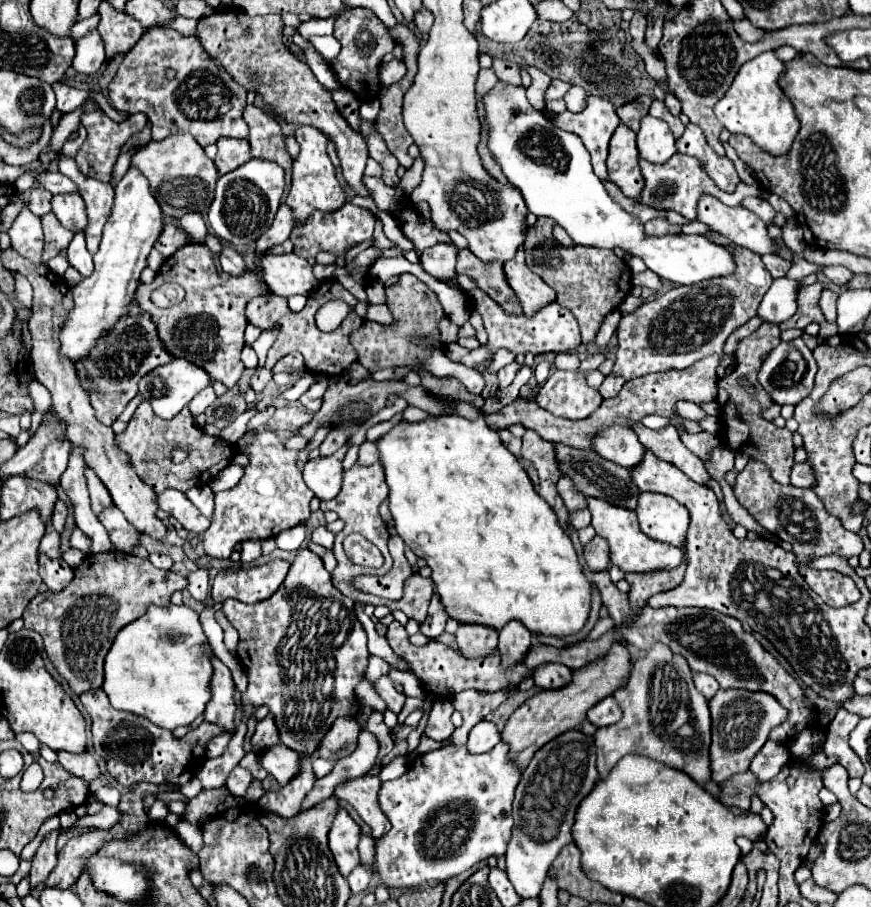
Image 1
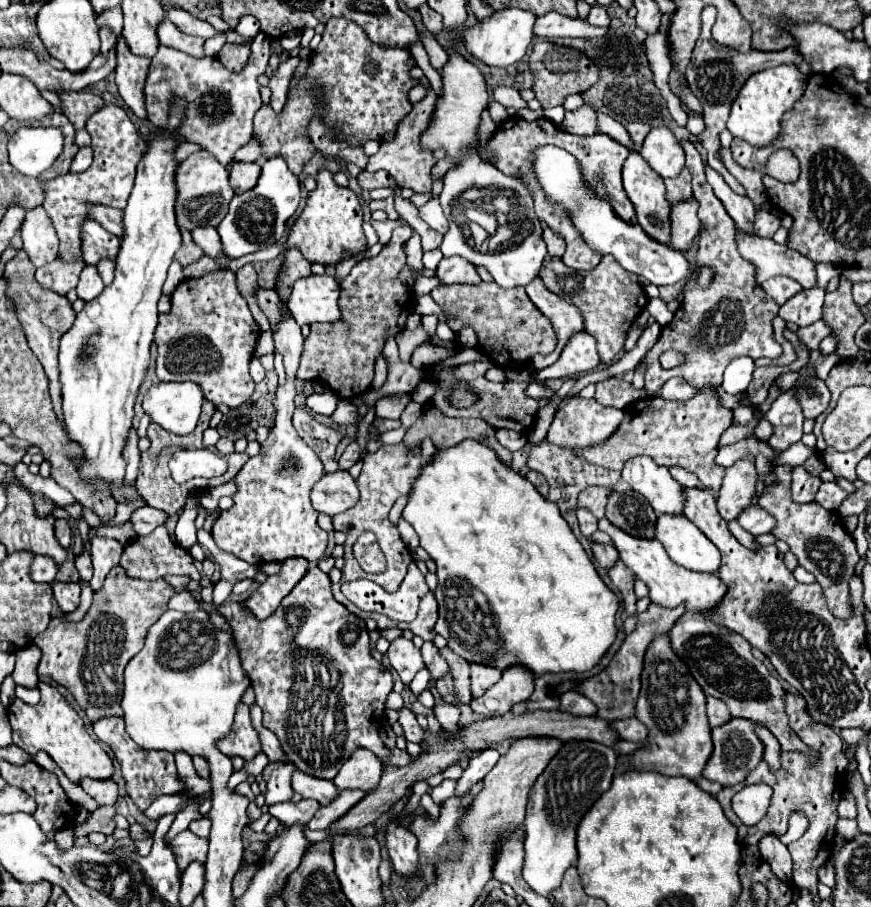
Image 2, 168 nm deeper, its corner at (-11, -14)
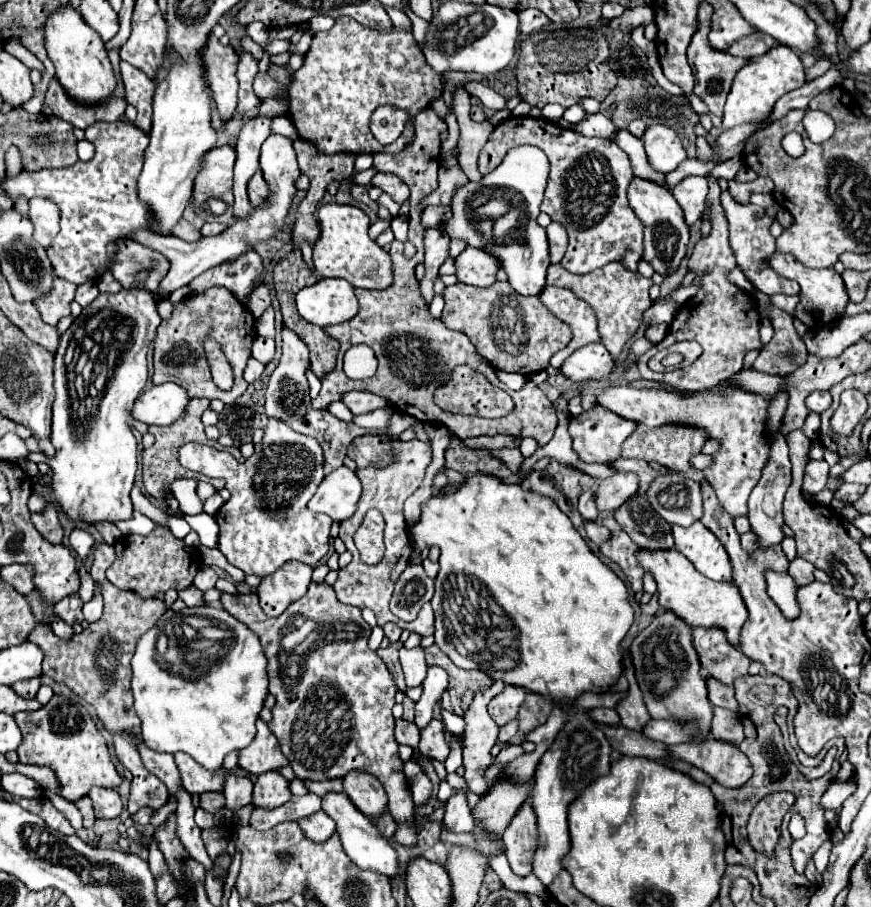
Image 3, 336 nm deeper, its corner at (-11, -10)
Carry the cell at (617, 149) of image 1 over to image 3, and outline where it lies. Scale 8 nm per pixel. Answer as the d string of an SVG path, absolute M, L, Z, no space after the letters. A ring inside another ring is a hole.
M633 177L627 187L627 199L629 199L631 209L635 211L635 215L641 219L641 223L645 227L643 229L643 233L645 233L643 257L649 259L653 263L653 267L657 267L657 273L661 273L661 275L675 271L687 251L689 227L683 219L681 207L675 203L675 197L671 195L671 191L665 185L659 185L655 181Z

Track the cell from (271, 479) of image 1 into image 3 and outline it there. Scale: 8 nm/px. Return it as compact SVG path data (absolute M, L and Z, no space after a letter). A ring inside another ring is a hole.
M271 417L263 441L245 463L235 463L227 451L201 443L179 447L179 463L187 471L225 479L231 499L217 511L219 545L227 561L247 575L269 575L285 561L301 561L315 567L329 551L329 515L311 513L307 501L323 481L323 451L317 439L301 435L289 423Z

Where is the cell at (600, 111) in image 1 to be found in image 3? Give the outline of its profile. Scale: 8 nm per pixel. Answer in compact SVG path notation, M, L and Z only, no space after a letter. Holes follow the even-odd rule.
M509 117L493 129L489 141L479 153L481 175L493 171L493 167L497 167L503 161L505 153L515 145L539 145L539 149L549 157L551 173L545 189L545 199L541 203L541 211L551 215L553 221L563 223L569 231L569 249L561 265L571 273L591 273L607 265L609 261L621 261L625 263L625 267L637 271L637 259L641 259L643 255L643 225L627 203L627 183L629 175L633 175L627 153L621 151L611 139L589 139L545 117Z

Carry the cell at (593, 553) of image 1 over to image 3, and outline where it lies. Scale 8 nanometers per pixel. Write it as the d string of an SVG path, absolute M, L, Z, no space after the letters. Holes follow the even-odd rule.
M585 521L585 531L587 531L587 537L589 537L595 545L599 545L599 547L611 539L609 529L603 527L601 523L589 523L589 521Z

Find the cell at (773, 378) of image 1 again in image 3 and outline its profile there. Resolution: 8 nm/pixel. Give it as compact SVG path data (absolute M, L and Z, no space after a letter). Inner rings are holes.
M813 391L813 393L807 395L805 405L807 405L809 411L823 413L831 405L831 395L829 395L829 391Z

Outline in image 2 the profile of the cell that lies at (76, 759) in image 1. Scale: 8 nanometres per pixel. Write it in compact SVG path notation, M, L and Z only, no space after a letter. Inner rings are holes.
M83 779L81 787L99 803L99 805L115 805L117 803L117 783L113 779L95 781Z

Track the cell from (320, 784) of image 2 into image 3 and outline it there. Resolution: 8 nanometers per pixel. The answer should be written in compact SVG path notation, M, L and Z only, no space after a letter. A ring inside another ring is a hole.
M335 791L325 793L323 807L325 807L325 813L337 821L337 833L339 833L339 839L343 843L343 849L359 869L377 871L377 873L383 873L387 877L397 875L399 869L397 869L395 849L389 845L387 839L383 839L379 835L379 831L373 827L373 823L365 815L361 815L361 811L357 811L357 807L353 807L353 803L349 803L349 797L345 793L335 793Z

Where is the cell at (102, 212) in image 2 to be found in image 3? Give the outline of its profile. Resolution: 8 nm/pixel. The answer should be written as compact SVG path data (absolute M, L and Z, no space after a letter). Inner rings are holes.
M269 135L261 147L261 157L259 157L259 165L261 165L261 171L263 171L263 177L267 179L267 187L269 187L269 195L267 199L259 205L259 207L253 207L245 217L239 217L233 225L229 225L223 233L215 235L215 237L203 237L195 243L187 243L179 237L163 237L163 235L155 235L151 231L143 231L143 229L137 229L131 239L145 245L145 247L151 247L159 253L163 253L169 261L171 261L171 269L167 273L167 277L163 279L161 283L161 289L155 293L157 299L161 297L167 297L171 291L183 287L183 285L189 285L191 279L195 279L197 275L201 275L203 271L211 269L211 267L217 267L225 261L235 261L239 259L241 255L245 255L247 251L255 249L259 243L263 241L269 241L271 237L275 237L281 227L285 225L287 221L287 215L289 215L289 209L291 209L291 203L295 199L295 193L297 193L297 187L295 187L295 181L299 179L299 167L297 167L297 159L295 159L295 151L293 151L293 141L283 137L283 135Z

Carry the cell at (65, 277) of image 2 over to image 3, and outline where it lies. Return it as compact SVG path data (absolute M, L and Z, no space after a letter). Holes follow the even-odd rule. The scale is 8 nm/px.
M55 277L53 279L53 287L51 291L47 291L45 295L33 299L33 305L37 307L37 311L41 313L41 319L49 325L57 325L61 317L69 315L69 305L73 301L73 295L75 295L75 285L61 279L61 277Z

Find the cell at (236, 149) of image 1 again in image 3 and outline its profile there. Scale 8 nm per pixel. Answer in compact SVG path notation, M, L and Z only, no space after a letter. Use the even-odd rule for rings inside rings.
M257 171L257 173L249 179L249 183L247 183L247 195L249 195L249 201L251 201L253 207L267 195L265 179L263 179L263 173L261 173L261 171Z

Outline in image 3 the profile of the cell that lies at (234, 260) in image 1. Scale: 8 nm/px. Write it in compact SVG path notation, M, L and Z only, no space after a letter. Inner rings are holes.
M281 325L281 341L283 341L283 355L281 355L279 365L277 365L277 369L273 371L273 375L267 383L265 413L269 417L281 417L285 421L301 419L301 415L305 415L305 411L311 403L309 383L305 379L305 369L309 365L309 349L307 349L307 343L285 325Z

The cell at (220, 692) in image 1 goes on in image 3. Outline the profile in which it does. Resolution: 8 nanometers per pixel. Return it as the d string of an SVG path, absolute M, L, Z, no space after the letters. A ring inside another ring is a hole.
M257 719L257 735L249 747L239 751L239 767L249 773L261 775L283 765L287 765L287 759L279 749L277 737L273 737L263 719Z

